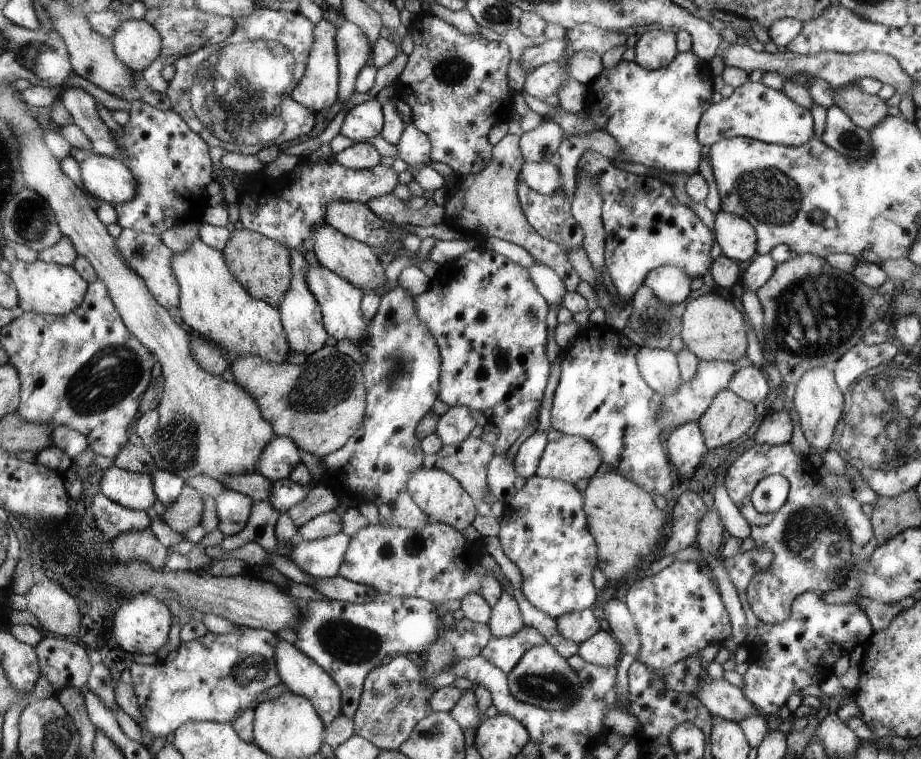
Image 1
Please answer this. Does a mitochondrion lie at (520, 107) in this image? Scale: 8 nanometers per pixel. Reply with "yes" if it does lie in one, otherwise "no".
no

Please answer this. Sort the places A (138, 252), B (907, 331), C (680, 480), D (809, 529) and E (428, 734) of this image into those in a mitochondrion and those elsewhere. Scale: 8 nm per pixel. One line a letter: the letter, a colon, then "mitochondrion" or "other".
A: mitochondrion
B: other
C: other
D: mitochondrion
E: mitochondrion

